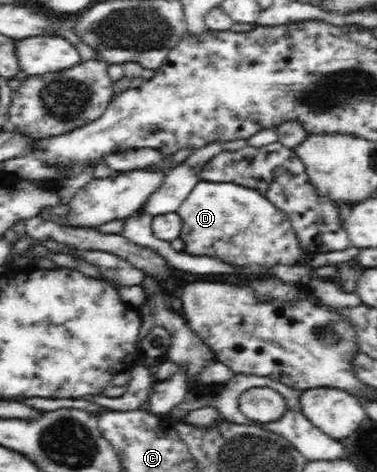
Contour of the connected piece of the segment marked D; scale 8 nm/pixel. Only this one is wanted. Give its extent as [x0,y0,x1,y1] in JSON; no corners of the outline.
[176,181,314,276]

